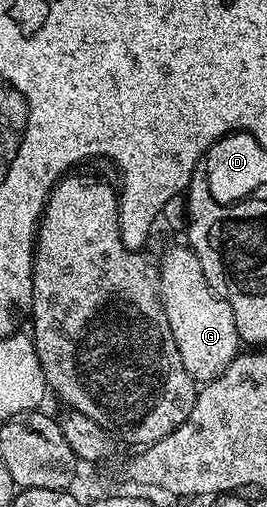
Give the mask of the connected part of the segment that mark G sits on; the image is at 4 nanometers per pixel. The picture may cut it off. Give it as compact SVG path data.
M189 245L174 246L158 266L158 293L162 299L162 307L168 316L168 328L172 328L172 336L176 340L176 348L180 348L180 360L184 360L184 368L194 377L195 383L205 384L216 380L232 364L232 360L240 353L240 339L236 332L236 320L232 320L232 308L208 284L204 276L204 268L200 268L200 260Z

